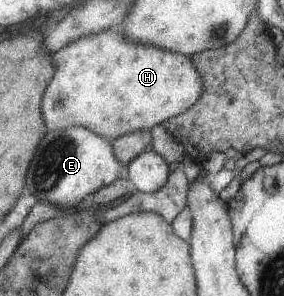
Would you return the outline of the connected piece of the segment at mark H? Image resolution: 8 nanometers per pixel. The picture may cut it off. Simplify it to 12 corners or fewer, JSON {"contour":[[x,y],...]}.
{"contour":[[107,29],[54,52],[49,130],[107,142],[197,102],[188,55]]}

